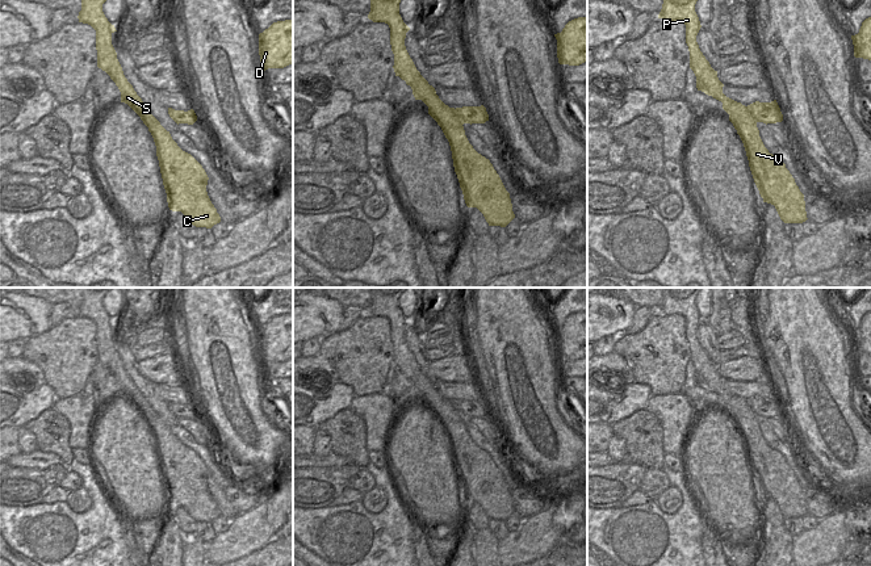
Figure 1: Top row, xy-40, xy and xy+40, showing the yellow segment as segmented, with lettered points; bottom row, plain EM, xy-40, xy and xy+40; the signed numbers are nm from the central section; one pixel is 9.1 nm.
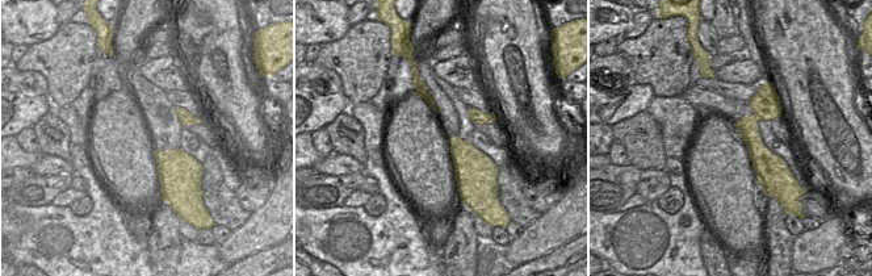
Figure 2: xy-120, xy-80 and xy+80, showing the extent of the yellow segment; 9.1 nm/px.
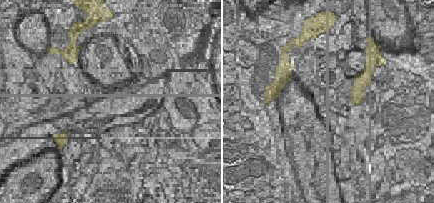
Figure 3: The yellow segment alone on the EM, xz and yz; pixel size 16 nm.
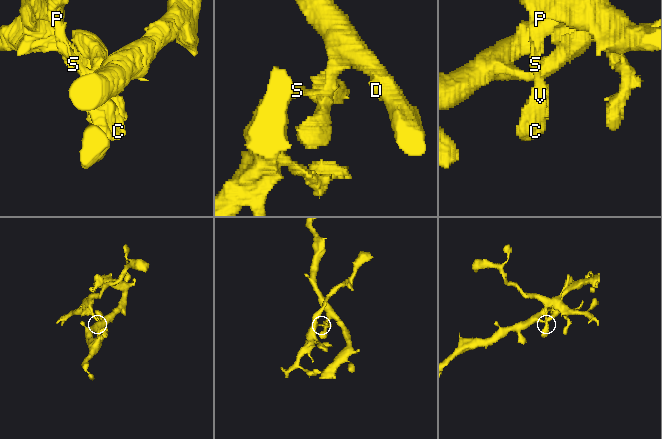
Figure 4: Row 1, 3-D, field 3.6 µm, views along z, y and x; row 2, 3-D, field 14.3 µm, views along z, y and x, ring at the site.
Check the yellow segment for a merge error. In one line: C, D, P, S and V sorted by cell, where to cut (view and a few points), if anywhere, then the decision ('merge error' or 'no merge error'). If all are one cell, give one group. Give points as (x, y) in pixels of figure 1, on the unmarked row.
C P S V / D | xy+40 (746, 401), (758, 415) | merge error

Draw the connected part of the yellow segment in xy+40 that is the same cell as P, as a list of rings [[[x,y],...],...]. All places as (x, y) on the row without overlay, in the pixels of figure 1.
[[[662,288],[663,298],[658,313],[682,315],[686,319],[690,362],[696,370],[696,382],[723,397],[723,403],[729,408],[729,415],[744,437],[749,461],[763,496],[774,499],[784,517],[803,517],[808,513],[805,495],[795,473],[786,458],[765,441],[757,422],[758,415],[750,408],[749,402],[723,387],[724,378],[719,374],[717,365],[711,361],[699,343],[696,330],[702,319],[695,298],[700,289]]]

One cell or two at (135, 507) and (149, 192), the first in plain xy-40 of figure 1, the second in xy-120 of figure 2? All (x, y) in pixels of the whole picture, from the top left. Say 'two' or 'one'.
one

